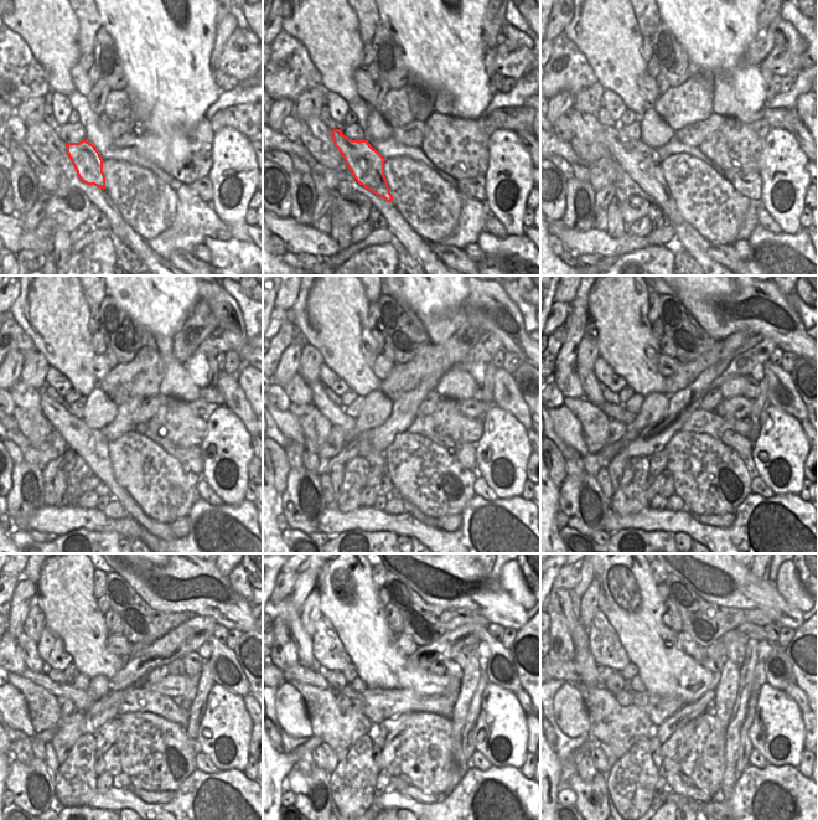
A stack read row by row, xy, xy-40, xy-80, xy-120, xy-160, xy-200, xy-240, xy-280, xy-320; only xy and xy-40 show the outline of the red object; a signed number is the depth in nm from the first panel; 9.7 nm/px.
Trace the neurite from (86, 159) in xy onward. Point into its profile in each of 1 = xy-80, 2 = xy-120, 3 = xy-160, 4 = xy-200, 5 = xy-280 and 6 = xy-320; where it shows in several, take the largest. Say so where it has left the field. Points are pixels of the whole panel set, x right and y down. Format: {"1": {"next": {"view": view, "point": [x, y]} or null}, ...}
{"1": {"next": {"view": "xy-80", "point": [642, 163]}}, "2": {"next": {"view": "xy-120", "point": [91, 444]}}, "3": {"next": {"view": "xy-160", "point": [336, 414]}}, "4": {"next": {"view": "xy-200", "point": [590, 385]}}, "5": {"next": {"view": "xy-280", "point": [303, 640]}}, "6": {"next": {"view": "xy-320", "point": [580, 640]}}}

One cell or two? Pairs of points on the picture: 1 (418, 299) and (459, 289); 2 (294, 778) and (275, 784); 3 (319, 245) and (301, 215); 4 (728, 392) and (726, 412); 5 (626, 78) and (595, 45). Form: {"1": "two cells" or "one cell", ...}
{"1": "one cell", "2": "two cells", "3": "two cells", "4": "two cells", "5": "one cell"}

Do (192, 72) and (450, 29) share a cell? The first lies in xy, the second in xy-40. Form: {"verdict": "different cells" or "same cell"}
{"verdict": "same cell"}

